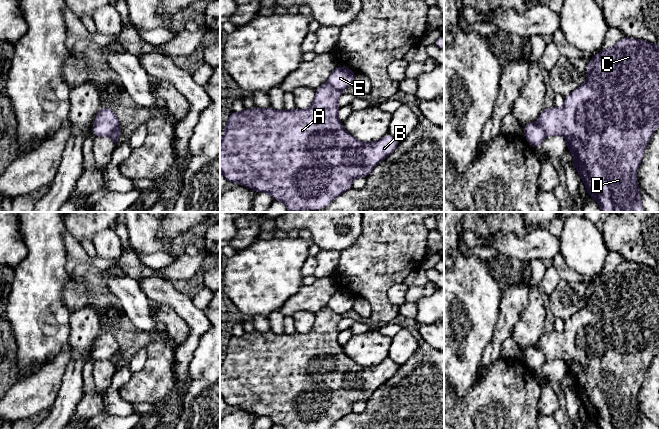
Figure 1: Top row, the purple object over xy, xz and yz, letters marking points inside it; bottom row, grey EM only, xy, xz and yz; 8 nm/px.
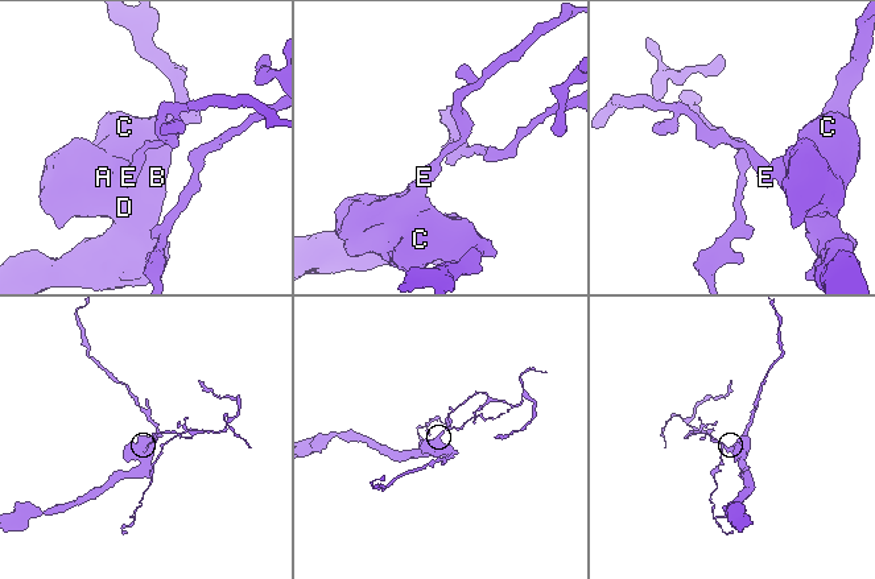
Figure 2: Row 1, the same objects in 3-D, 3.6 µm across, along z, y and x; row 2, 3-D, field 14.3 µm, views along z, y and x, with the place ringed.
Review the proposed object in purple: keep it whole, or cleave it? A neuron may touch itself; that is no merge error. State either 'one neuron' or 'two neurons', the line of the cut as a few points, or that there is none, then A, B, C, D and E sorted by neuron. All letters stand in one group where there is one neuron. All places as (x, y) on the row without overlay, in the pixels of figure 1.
two neurons; cut xz (327, 305), (341, 315); groups A B C D / E

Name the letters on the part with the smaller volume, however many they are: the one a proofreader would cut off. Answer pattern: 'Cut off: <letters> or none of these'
Cut off: E

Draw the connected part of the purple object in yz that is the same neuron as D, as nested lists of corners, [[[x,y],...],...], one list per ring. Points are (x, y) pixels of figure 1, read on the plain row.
[[[623,261],[614,270],[603,273],[590,283],[587,290],[587,301],[586,306],[564,321],[562,332],[544,332],[537,347],[547,361],[560,359],[566,363],[567,373],[573,377],[573,388],[585,408],[586,416],[599,429],[642,429],[640,412],[637,406],[637,394],[642,386],[646,371],[659,351],[659,269],[632,261]]]

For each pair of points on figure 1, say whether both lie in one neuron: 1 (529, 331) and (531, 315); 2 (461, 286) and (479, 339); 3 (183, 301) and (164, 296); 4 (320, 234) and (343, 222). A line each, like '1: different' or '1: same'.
1: same
2: same
3: same
4: same

